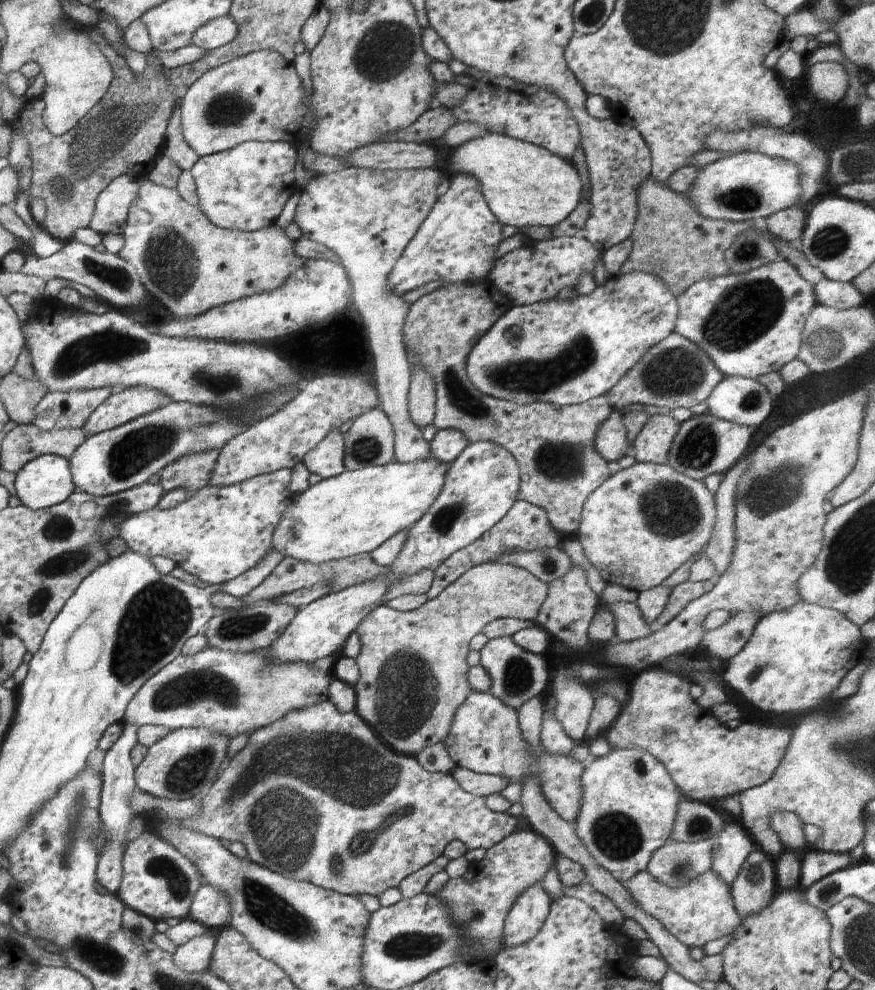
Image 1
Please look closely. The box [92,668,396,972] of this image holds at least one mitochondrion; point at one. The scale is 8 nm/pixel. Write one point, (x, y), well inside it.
(273, 912)

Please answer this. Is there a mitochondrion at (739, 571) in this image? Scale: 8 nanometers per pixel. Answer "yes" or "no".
no

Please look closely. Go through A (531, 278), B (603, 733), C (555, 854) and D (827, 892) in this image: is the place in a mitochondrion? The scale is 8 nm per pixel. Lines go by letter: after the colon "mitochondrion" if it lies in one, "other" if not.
A: other
B: other
C: other
D: other

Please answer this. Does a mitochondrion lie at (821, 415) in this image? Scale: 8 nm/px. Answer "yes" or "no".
no

